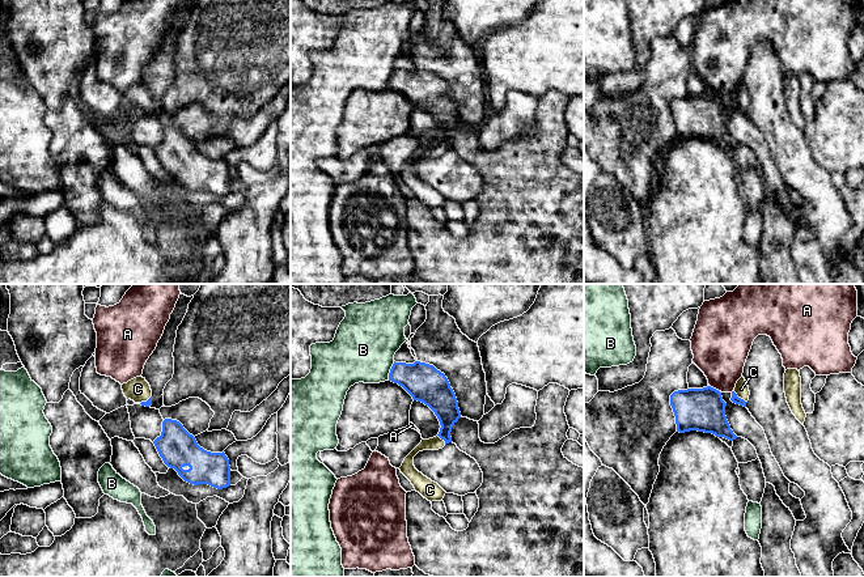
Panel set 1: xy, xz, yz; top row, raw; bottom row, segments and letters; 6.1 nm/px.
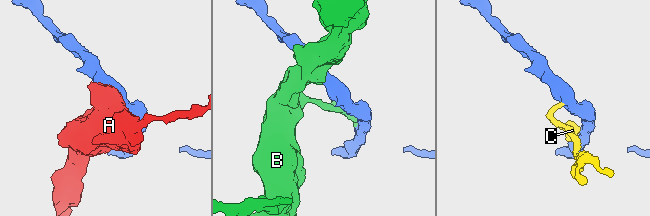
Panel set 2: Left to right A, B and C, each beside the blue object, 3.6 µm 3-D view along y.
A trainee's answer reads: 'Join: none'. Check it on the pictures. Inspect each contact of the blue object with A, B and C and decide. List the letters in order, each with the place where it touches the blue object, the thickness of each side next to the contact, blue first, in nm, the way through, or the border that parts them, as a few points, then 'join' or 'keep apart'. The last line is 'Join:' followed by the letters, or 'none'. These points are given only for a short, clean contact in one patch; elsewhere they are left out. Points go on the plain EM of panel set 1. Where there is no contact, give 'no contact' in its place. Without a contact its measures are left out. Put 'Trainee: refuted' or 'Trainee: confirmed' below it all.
A: yz (715, 96) | 260/340 nm | along yz (710, 92), (719, 98) | keep apart
B: xz (390, 77) | 220/380 nm | keep apart
C: yz (740, 105) | 50/90 nm | across yz (735, 105), (740, 105), (741, 96) | join
Join: C
Trainee: refuted

